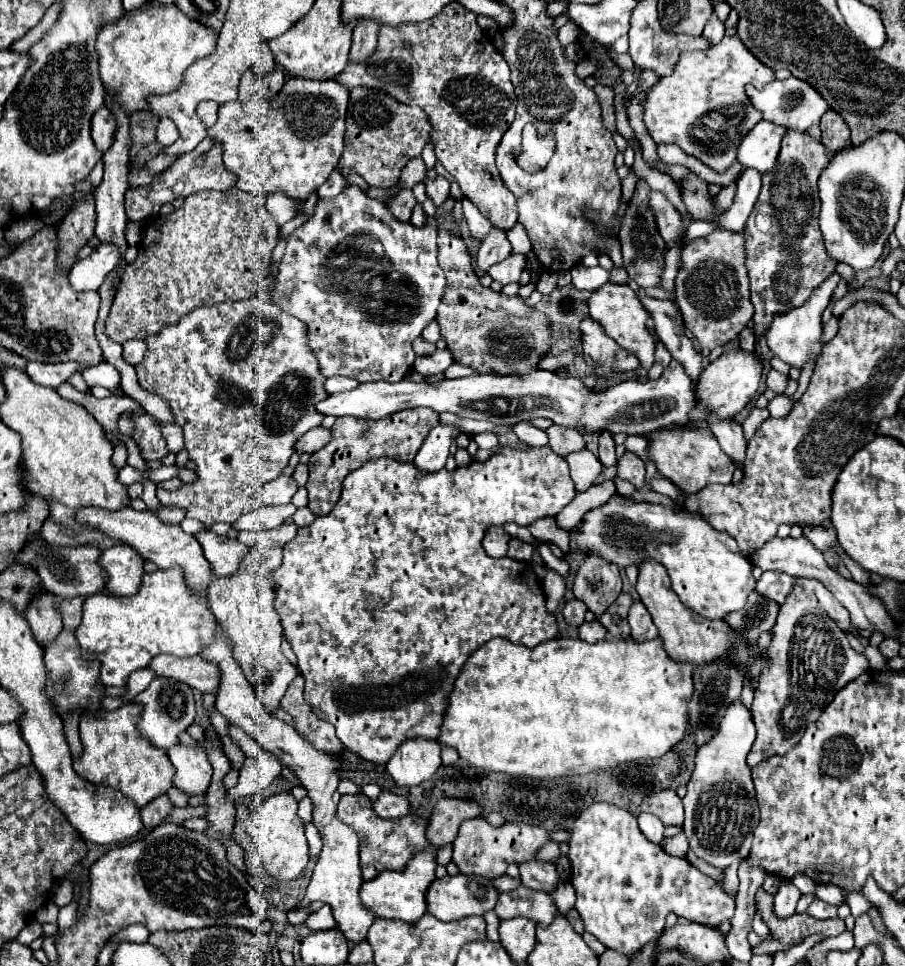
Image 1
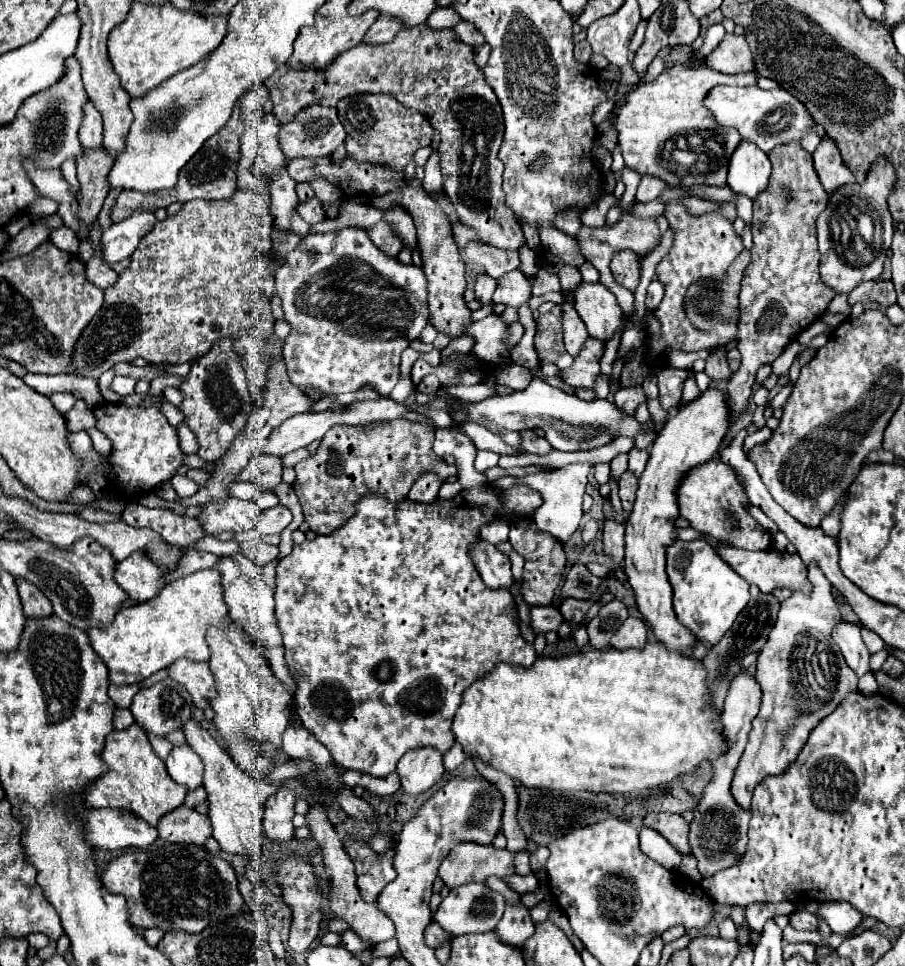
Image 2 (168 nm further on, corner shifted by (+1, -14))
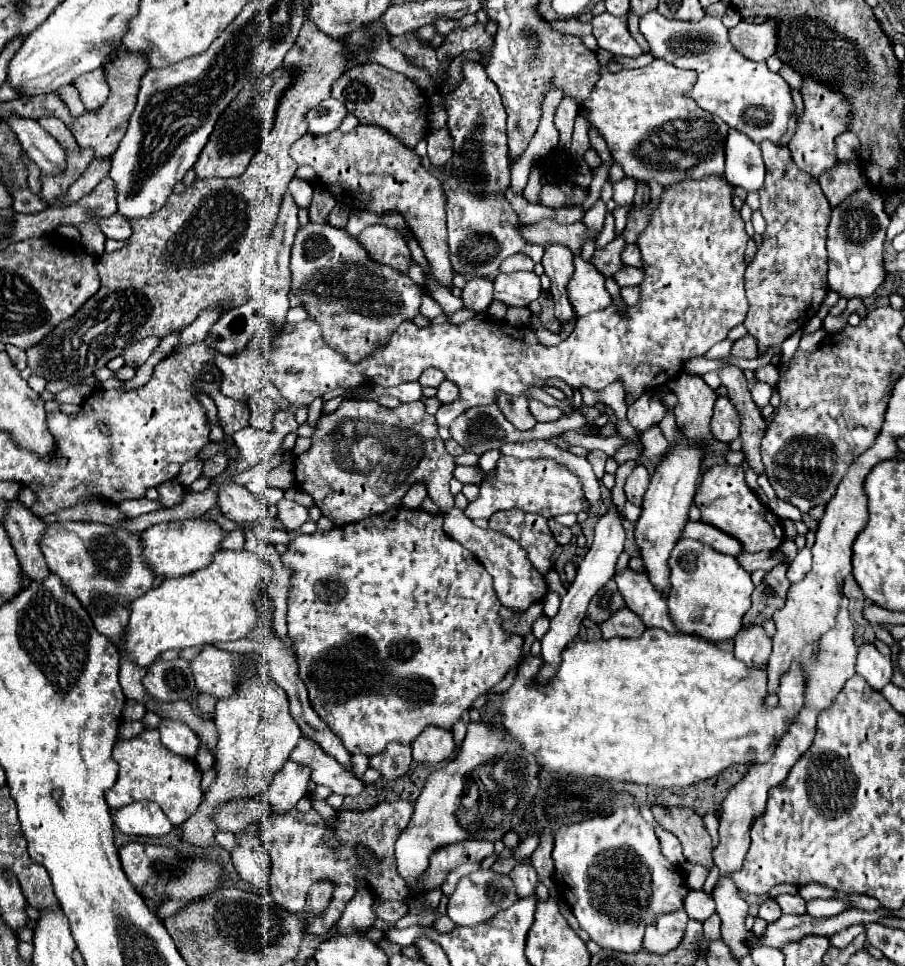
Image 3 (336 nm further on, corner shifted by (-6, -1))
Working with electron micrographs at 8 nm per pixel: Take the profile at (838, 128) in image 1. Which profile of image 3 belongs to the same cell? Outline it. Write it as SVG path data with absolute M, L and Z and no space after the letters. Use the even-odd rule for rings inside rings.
M838 161L832 169L826 169L824 175L818 177L818 183L832 207L842 203L856 189L864 187L866 181L868 179L862 167L858 163L846 163L846 161Z

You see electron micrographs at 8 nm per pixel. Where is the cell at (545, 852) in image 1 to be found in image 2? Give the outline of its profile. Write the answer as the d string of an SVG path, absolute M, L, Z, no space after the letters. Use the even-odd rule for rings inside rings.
M524 849L517 852L514 860L514 867L516 874L527 875L532 873L529 861L530 854L531 852L529 849Z

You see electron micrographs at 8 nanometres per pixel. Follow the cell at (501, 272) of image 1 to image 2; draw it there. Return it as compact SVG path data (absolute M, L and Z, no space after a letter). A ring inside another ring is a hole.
M513 270L497 280L493 304L521 308L523 304L527 304L529 298L531 298L531 284L519 270Z

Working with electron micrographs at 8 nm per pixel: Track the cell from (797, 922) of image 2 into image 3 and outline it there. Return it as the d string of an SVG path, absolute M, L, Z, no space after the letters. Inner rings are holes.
M780 895L776 901L782 907L782 913L792 913L792 915L806 913L806 901L800 899L800 895Z

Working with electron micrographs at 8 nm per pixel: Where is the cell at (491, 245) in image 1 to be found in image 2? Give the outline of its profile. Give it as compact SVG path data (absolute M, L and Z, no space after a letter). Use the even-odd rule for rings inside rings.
M481 274L477 276L477 284L475 284L475 300L479 300L481 304L491 304L491 296L495 292L495 284L497 280L493 280L491 276L487 274Z

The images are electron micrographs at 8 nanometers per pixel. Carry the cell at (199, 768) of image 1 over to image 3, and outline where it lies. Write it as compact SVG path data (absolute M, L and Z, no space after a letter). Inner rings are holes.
M162 719L158 731L160 731L164 747L168 747L172 753L182 755L186 759L196 759L200 739L188 725L172 721L172 719Z

